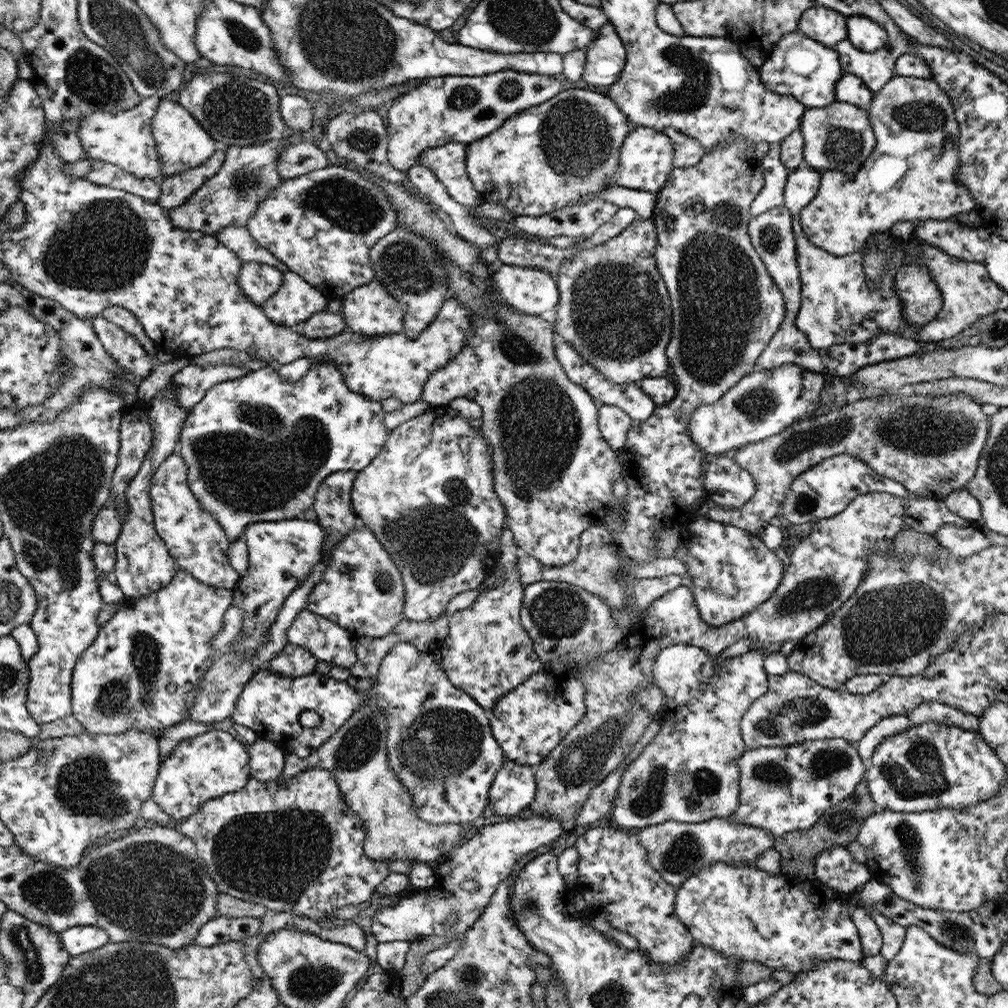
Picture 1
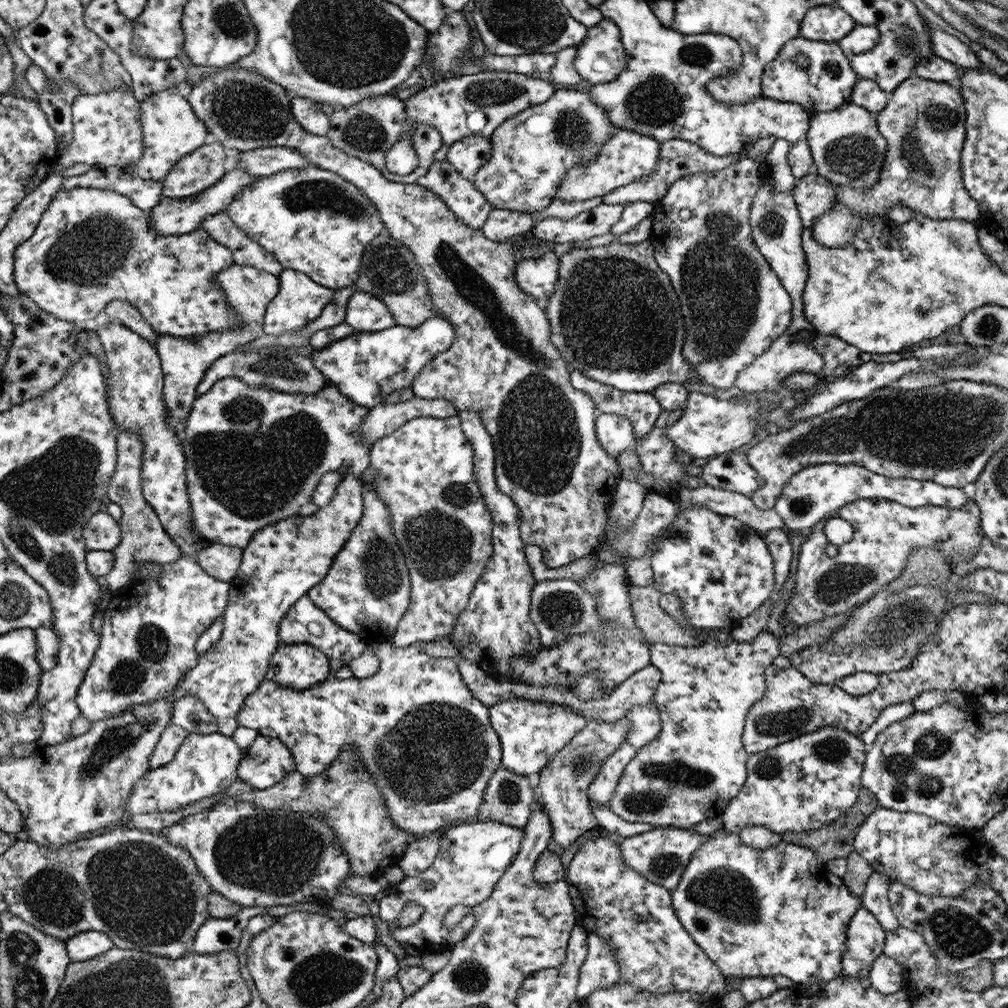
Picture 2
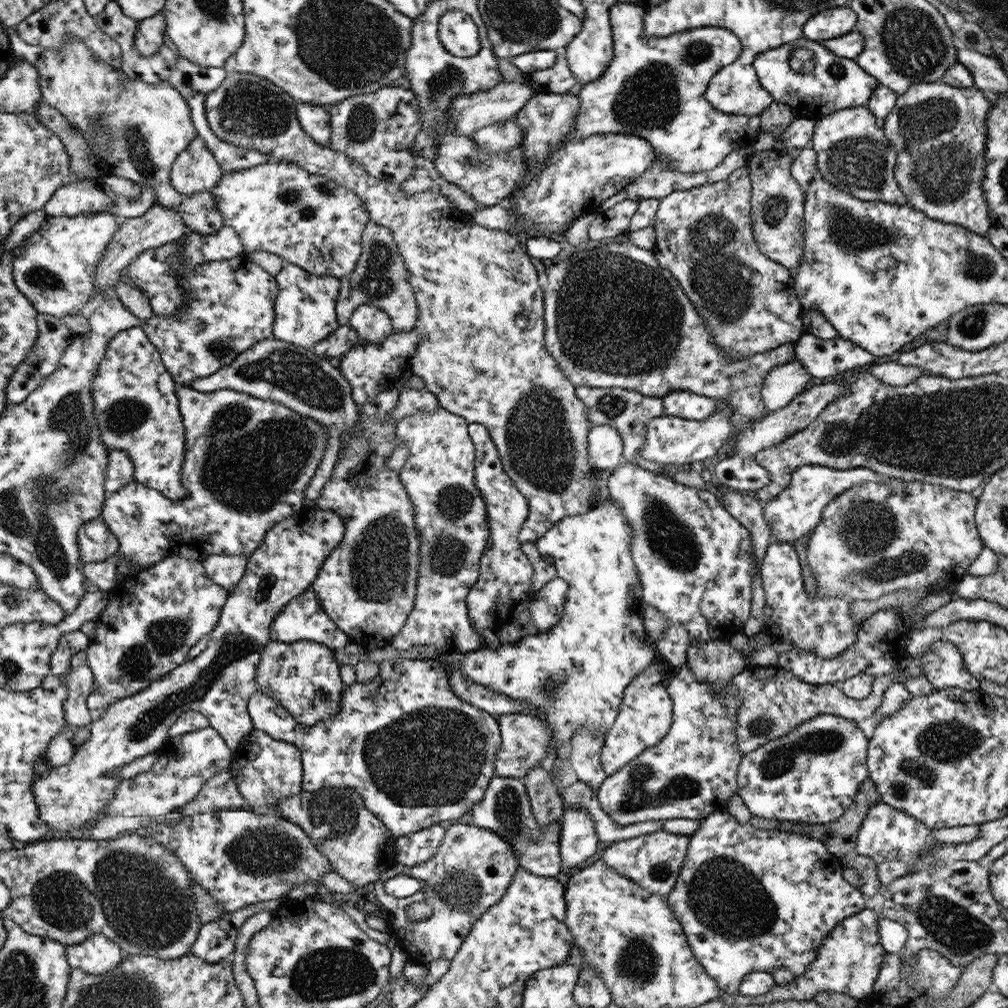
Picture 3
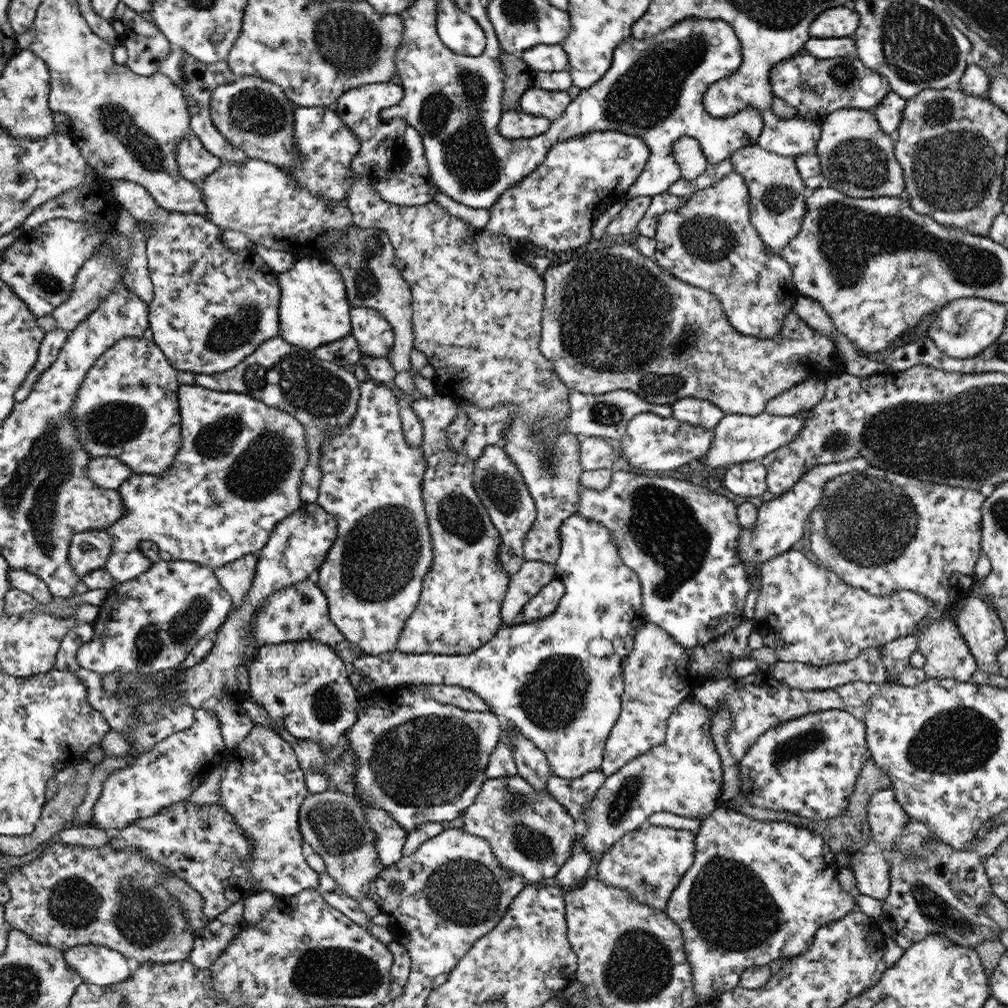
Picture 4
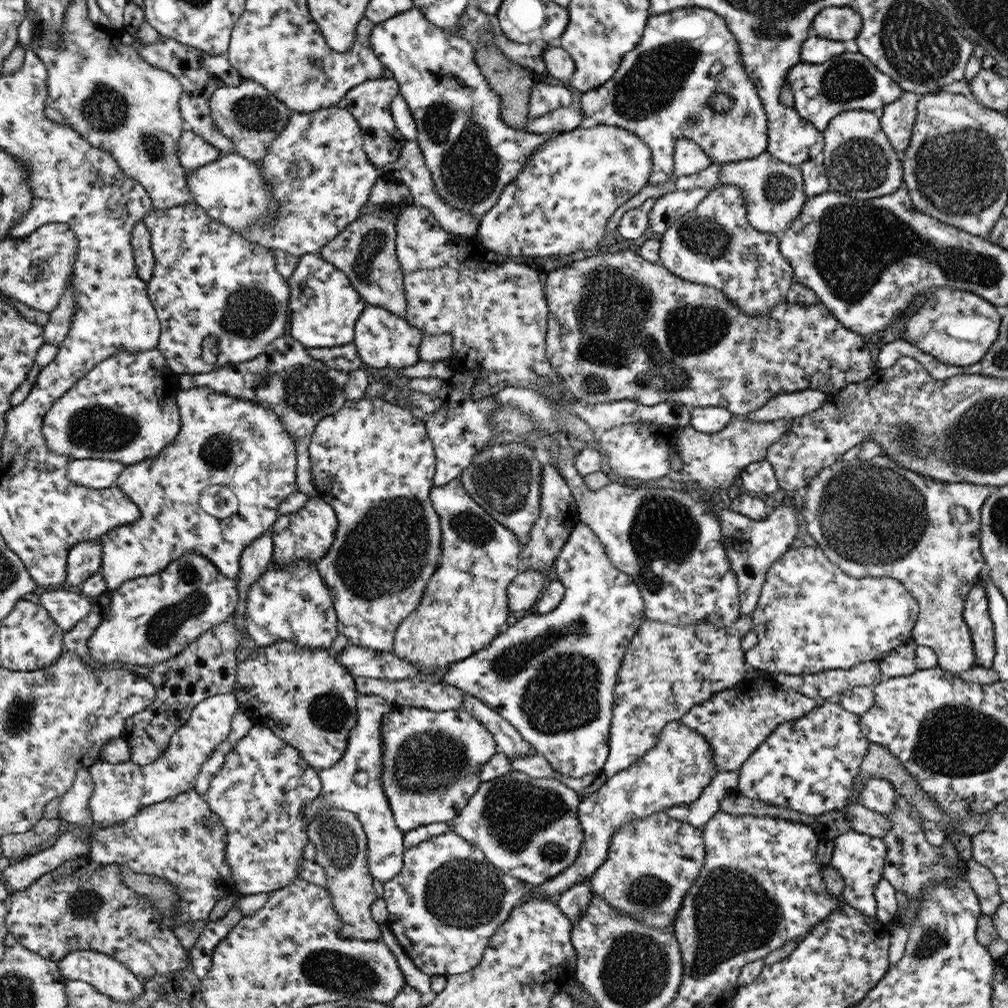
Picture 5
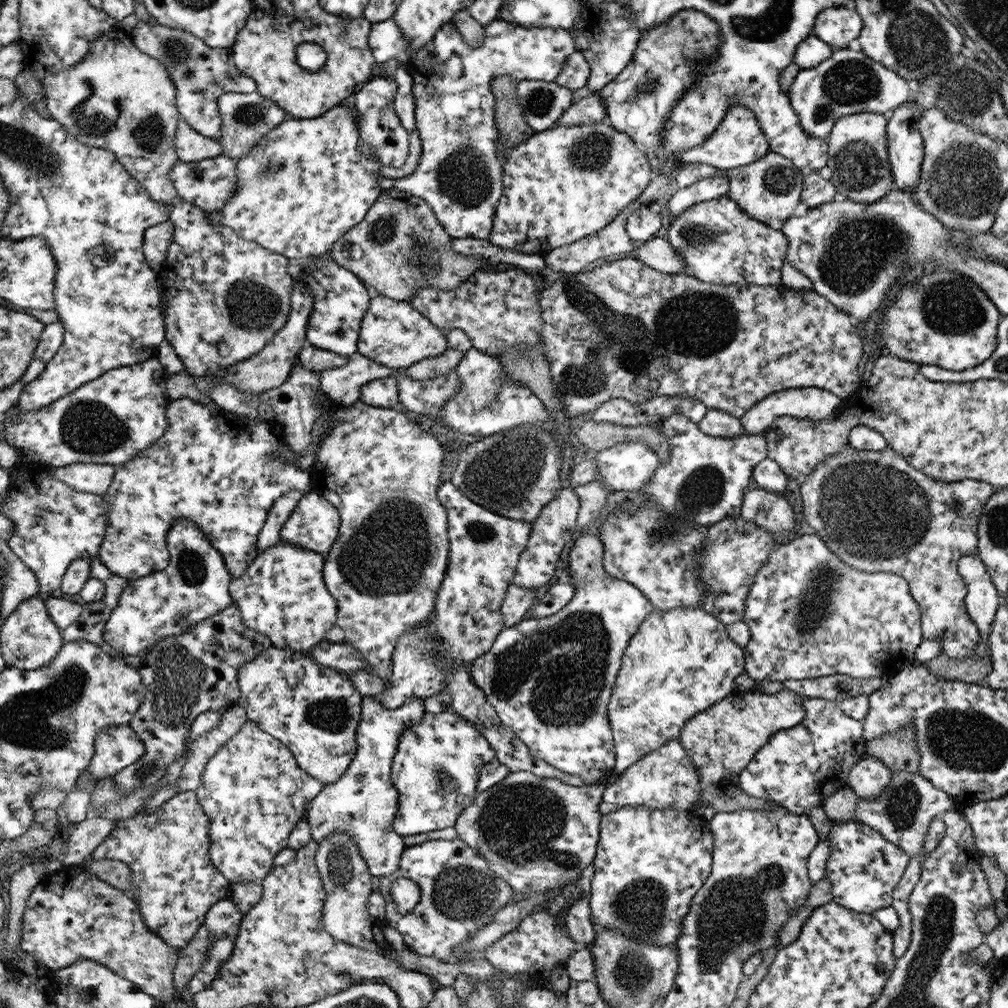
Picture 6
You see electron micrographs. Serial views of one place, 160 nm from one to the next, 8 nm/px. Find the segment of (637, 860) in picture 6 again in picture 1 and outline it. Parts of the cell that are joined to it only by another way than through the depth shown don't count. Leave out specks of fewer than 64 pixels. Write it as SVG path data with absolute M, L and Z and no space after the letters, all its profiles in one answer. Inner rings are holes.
M713 817L698 823L667 821L640 828L636 835L646 849L646 856L655 872L675 888L712 862L724 862L733 866L754 864L761 852L774 846L772 834L765 829L736 823L727 817Z

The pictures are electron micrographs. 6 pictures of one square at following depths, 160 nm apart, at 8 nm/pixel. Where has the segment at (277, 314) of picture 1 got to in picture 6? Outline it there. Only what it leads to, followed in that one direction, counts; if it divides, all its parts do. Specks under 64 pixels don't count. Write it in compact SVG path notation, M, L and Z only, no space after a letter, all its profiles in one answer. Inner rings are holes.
M312 257L310 264L313 270L304 281L312 300L305 342L348 358L357 352L358 335L361 334L363 315L370 306L370 295L355 274L335 264L334 260Z

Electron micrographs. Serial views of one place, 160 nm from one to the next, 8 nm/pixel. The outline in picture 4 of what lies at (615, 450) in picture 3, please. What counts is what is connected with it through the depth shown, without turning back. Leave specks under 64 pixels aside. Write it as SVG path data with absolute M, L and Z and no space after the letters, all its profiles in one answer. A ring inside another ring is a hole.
M588 436L581 441L580 464L583 470L609 469L619 465L616 453L603 438Z

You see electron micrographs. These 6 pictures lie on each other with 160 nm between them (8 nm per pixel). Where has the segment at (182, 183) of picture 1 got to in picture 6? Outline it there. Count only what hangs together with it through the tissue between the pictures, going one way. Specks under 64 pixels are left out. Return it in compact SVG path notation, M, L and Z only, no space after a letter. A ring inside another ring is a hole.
M180 120L175 136L175 152L180 163L191 163L221 155L222 146L211 137L195 133L190 125Z

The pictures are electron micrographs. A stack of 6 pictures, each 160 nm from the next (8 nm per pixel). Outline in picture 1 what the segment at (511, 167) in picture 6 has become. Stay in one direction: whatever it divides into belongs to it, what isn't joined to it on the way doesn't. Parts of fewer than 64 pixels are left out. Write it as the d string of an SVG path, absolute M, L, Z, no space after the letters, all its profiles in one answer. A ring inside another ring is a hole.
M632 127L619 150L617 173L606 182L606 185L608 188L619 185L656 193L664 186L667 173L673 168L673 159L671 140L665 133L655 132L655 129L647 127Z

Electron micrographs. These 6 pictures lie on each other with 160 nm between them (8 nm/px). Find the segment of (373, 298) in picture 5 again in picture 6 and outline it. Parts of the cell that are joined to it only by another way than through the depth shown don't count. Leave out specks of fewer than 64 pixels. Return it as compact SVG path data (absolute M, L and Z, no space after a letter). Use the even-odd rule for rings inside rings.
M382 189L362 222L342 235L330 248L329 255L335 264L349 269L365 286L372 286L377 295L408 301L420 288L457 288L465 279L472 277L475 269L484 269L489 264L479 256L463 256L453 252L451 240L442 225L438 224L433 210L421 198L397 189ZM416 242L427 248L427 267L435 264L439 272L425 270L425 274L421 274L417 268L407 266Z

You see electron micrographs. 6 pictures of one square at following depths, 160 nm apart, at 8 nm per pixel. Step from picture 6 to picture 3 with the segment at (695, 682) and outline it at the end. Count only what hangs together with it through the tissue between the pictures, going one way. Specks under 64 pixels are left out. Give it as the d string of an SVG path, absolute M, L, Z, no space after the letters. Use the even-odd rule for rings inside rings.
M655 653L653 662L634 679L623 691L622 699L614 723L607 730L603 745L601 745L599 762L606 776L611 776L630 760L642 755L647 748L655 747L670 728L673 718L673 701L667 690L669 678L677 672L677 666L672 666Z

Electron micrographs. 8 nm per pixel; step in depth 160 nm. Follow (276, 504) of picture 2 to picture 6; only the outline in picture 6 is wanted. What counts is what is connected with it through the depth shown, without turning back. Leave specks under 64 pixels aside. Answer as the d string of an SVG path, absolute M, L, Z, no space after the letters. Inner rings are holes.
M180 398L174 401L169 401L166 409L166 417L168 418L168 428L162 436L151 447L146 448L133 459L126 463L118 464L115 467L117 470L114 473L114 478L109 486L109 490L104 492L103 498L107 501L106 508L109 520L109 526L105 530L105 538L102 540L101 546L98 548L97 558L102 562L102 565L109 572L130 580L145 577L153 572L161 571L170 562L170 553L168 552L166 539L168 530L174 523L176 518L186 518L195 523L195 526L206 537L207 542L218 549L219 554L225 561L226 568L229 570L230 576L237 578L243 574L243 571L253 562L254 558L259 553L257 551L257 538L259 531L262 530L262 524L266 520L267 511L270 510L274 500L281 498L286 492L291 490L308 490L310 473L307 469L299 468L297 465L291 464L289 461L280 459L276 454L276 450L280 448L280 442L277 440L277 435L271 431L271 428L260 421L257 417L247 417L233 412L221 410L219 407L211 408L210 405L203 405L190 398Z

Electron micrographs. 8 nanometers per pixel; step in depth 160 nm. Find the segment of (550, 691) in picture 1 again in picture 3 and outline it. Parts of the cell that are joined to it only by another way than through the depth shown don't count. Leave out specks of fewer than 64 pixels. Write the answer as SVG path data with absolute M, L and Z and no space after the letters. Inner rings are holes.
M527 713L499 715L496 719L502 731L502 744L499 745L499 752L495 755L494 776L515 777L521 780L536 764L539 764L540 759L545 757L554 732L547 723Z

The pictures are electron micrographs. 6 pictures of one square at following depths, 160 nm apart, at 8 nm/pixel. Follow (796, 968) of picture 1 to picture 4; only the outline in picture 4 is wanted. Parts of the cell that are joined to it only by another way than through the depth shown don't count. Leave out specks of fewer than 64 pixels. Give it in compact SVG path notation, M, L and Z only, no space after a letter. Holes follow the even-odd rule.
M718 805L711 811L698 826L694 833L694 862L686 870L678 887L671 894L664 912L667 916L675 916L679 920L679 928L683 928L682 936L687 936L687 954L691 956L691 964L695 964L695 984L699 984L698 1004L717 1002L718 996L740 985L741 974L751 966L766 966L774 960L787 961L792 956L803 954L812 943L815 931L824 924L833 920L839 920L849 911L855 909L856 902L853 894L844 892L839 886L836 872L839 866L835 860L835 854L829 851L829 847L821 837L808 829L797 828L787 822L753 820L741 813Z

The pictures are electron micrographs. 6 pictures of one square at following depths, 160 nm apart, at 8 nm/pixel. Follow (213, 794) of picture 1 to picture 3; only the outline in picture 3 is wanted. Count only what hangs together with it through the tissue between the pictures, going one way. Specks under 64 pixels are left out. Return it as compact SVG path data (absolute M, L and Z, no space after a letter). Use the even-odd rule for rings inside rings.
M209 725L195 732L169 736L155 754L155 763L147 772L133 778L120 779L114 800L101 816L161 816L187 804L197 796L199 789L219 770L229 764L231 752L222 737Z

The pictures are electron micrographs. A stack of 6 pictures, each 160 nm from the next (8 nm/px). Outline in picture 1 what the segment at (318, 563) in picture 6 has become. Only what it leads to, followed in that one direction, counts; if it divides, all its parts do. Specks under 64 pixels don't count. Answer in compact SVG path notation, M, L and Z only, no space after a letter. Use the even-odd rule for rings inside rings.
M306 609L295 617L287 629L286 640L310 650L318 661L329 662L341 668L351 668L356 661L354 637L342 626Z

